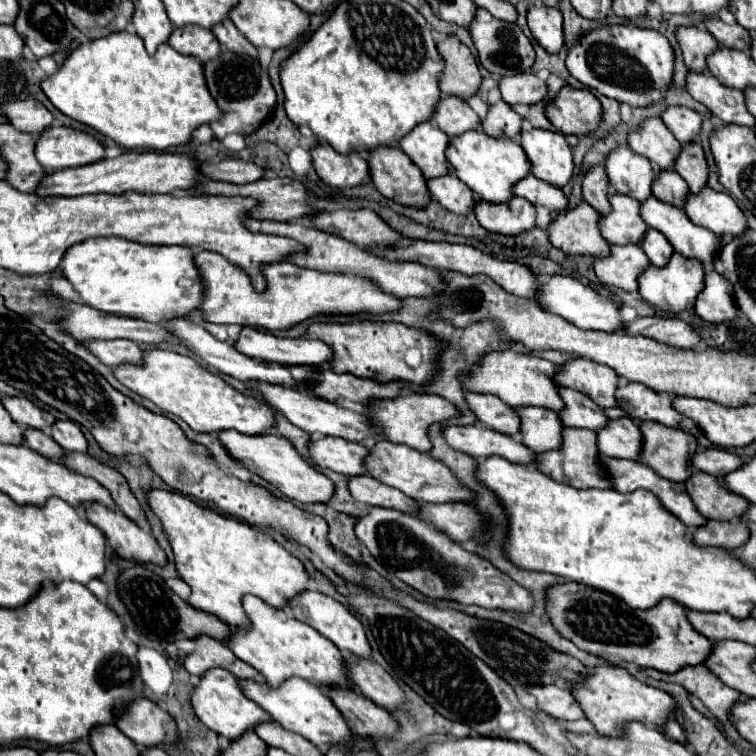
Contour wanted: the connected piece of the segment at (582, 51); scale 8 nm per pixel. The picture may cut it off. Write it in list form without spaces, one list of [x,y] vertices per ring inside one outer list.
[[[599,27],[589,31],[567,55],[569,73],[589,89],[631,107],[661,105],[673,83],[675,51],[667,37],[639,27]]]

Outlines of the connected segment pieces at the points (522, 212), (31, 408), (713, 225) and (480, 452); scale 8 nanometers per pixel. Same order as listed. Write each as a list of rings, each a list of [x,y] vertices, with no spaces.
[[[513,197],[509,205],[487,205],[479,201],[475,215],[485,229],[499,235],[521,235],[537,225],[535,205],[523,197]]]
[[[3,397],[3,401],[5,401],[5,409],[9,409],[13,421],[17,421],[19,425],[49,431],[57,421],[53,413],[49,413],[47,409],[41,409],[27,397]]]
[[[705,187],[699,195],[693,195],[685,201],[685,213],[695,223],[715,235],[743,235],[749,225],[745,213],[739,205],[727,195]]]
[[[477,425],[445,427],[443,439],[447,441],[449,447],[453,447],[455,451],[467,453],[473,459],[499,455],[511,463],[527,465],[527,463],[535,461],[535,453],[529,447],[525,447],[523,443],[519,443],[517,439],[513,439],[509,435],[501,435],[501,433],[485,429],[485,427],[477,427]]]

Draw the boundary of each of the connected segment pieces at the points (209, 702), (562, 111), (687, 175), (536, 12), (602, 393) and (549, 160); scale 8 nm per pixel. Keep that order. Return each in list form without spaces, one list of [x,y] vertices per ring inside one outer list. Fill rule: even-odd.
[[[213,669],[213,671],[205,673],[201,677],[201,683],[195,687],[191,703],[193,703],[195,715],[201,719],[201,723],[207,725],[217,735],[229,739],[229,741],[239,739],[245,731],[255,729],[261,723],[273,721],[273,717],[263,707],[259,707],[255,701],[251,701],[243,693],[243,689],[239,685],[239,679],[227,669]]]
[[[565,87],[547,105],[547,117],[565,135],[587,135],[599,127],[603,109],[589,89]]]
[[[689,143],[687,147],[683,147],[683,151],[675,163],[675,171],[687,181],[687,185],[693,193],[699,193],[707,185],[709,165],[707,165],[701,143]]]
[[[533,5],[527,13],[527,23],[533,37],[547,53],[557,55],[563,49],[565,33],[563,33],[563,15],[559,9]]]
[[[573,357],[567,359],[561,369],[553,377],[557,385],[573,387],[585,393],[599,407],[615,407],[615,389],[617,389],[617,373],[605,365],[595,361]]]
[[[533,129],[521,133],[521,147],[533,163],[533,175],[555,185],[565,187],[573,177],[573,153],[563,133]]]

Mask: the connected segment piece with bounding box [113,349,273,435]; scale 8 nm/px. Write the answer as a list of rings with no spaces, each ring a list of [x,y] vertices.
[[[149,349],[145,351],[141,365],[123,363],[117,365],[113,373],[115,379],[123,383],[127,389],[131,389],[143,399],[149,399],[161,411],[181,417],[195,431],[211,433],[211,431],[235,429],[245,435],[259,435],[273,427],[273,413],[263,401],[241,395],[239,391],[229,387],[215,373],[209,373],[191,357],[161,349]]]

